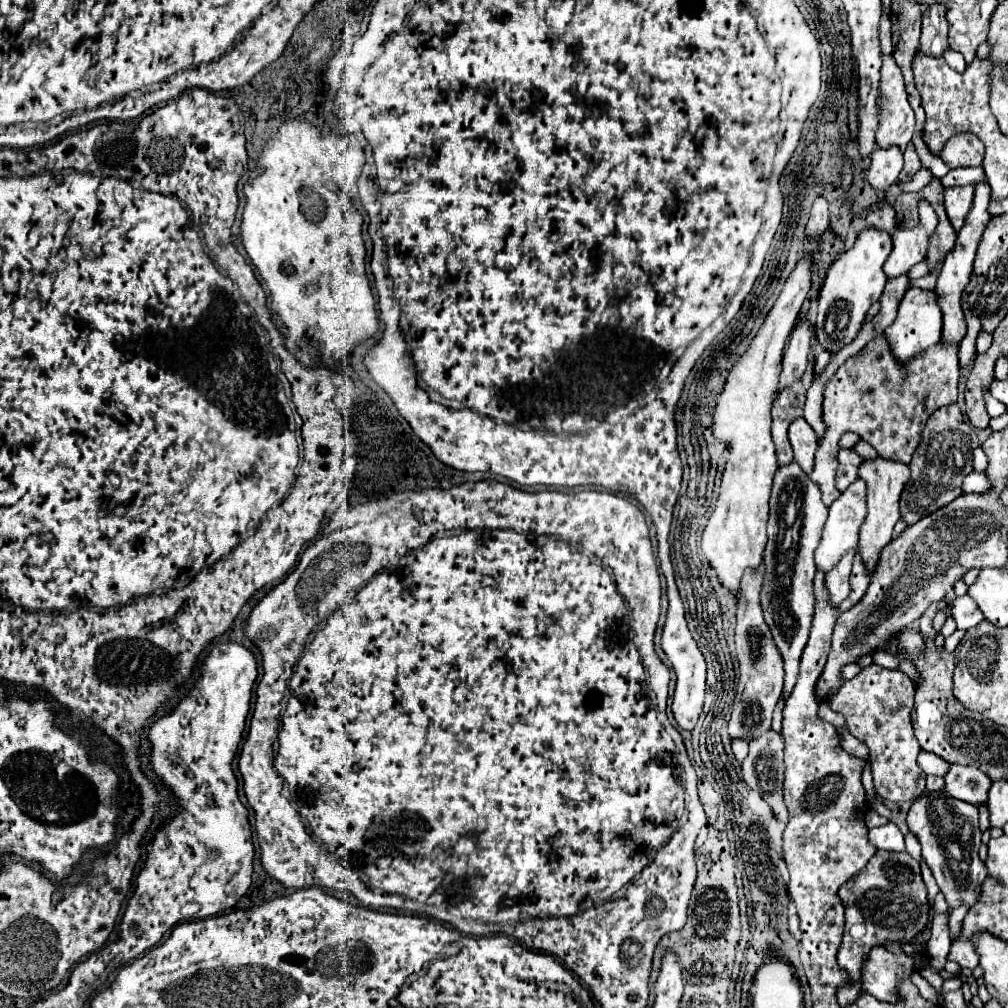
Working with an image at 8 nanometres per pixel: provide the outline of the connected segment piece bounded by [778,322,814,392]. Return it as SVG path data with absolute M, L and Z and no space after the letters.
M802 322L794 328L782 356L782 372L778 382L778 392L788 388L794 380L800 380L810 358L810 336L814 328L810 322Z

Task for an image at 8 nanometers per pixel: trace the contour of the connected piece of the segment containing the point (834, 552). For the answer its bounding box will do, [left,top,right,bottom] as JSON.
[816,478,866,572]

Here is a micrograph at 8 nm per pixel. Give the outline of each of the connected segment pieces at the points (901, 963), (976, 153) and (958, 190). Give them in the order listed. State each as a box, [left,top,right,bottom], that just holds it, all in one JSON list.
[[864,946,916,1002],[940,134,984,168],[944,186,974,232]]

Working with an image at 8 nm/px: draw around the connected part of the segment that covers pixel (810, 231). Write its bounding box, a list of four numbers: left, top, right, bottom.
[806,198,828,240]

